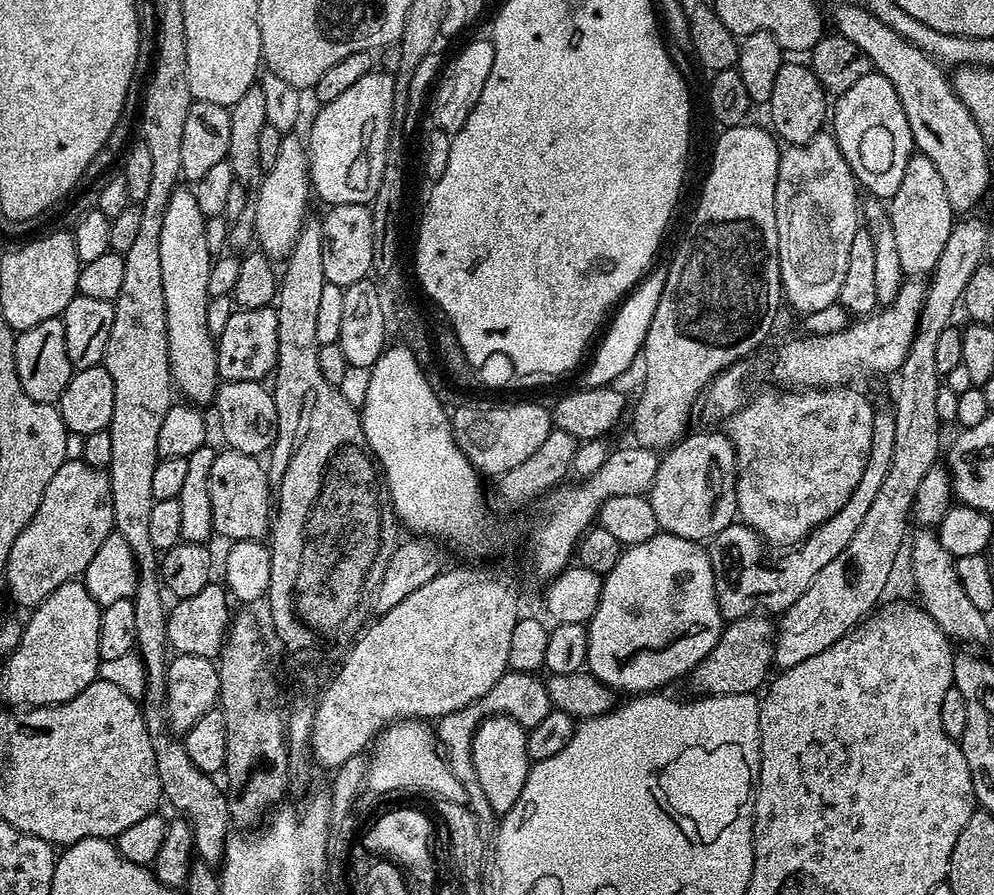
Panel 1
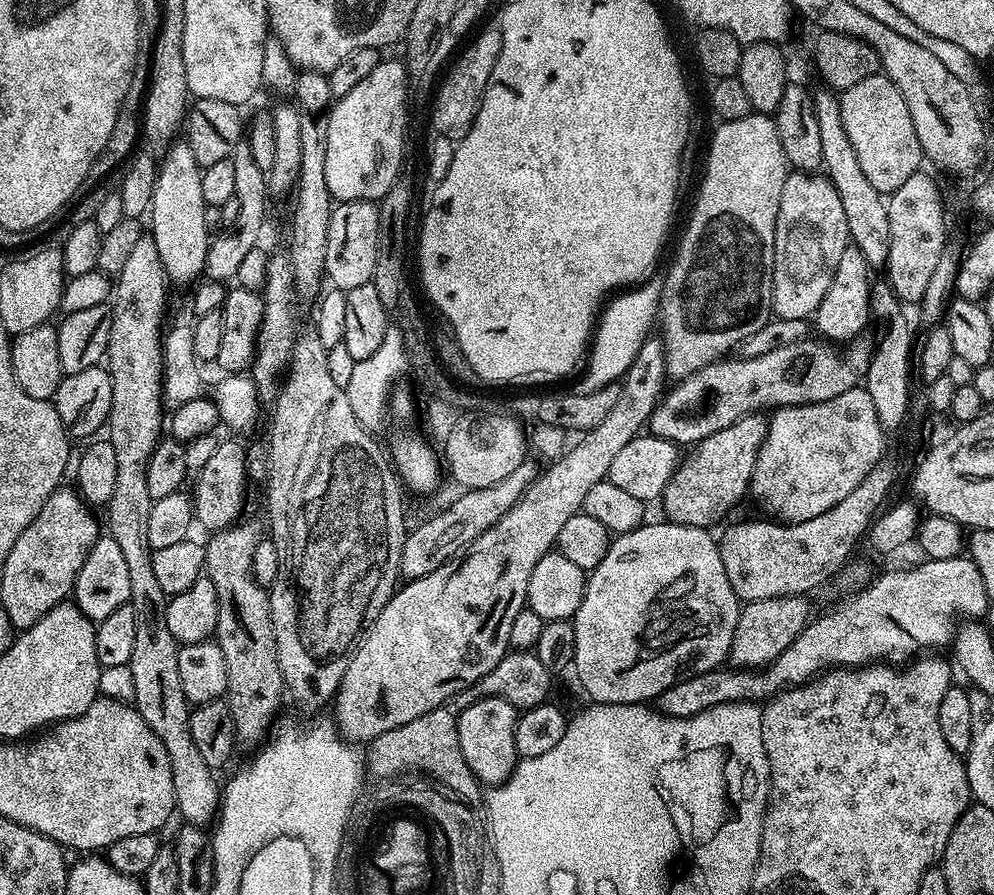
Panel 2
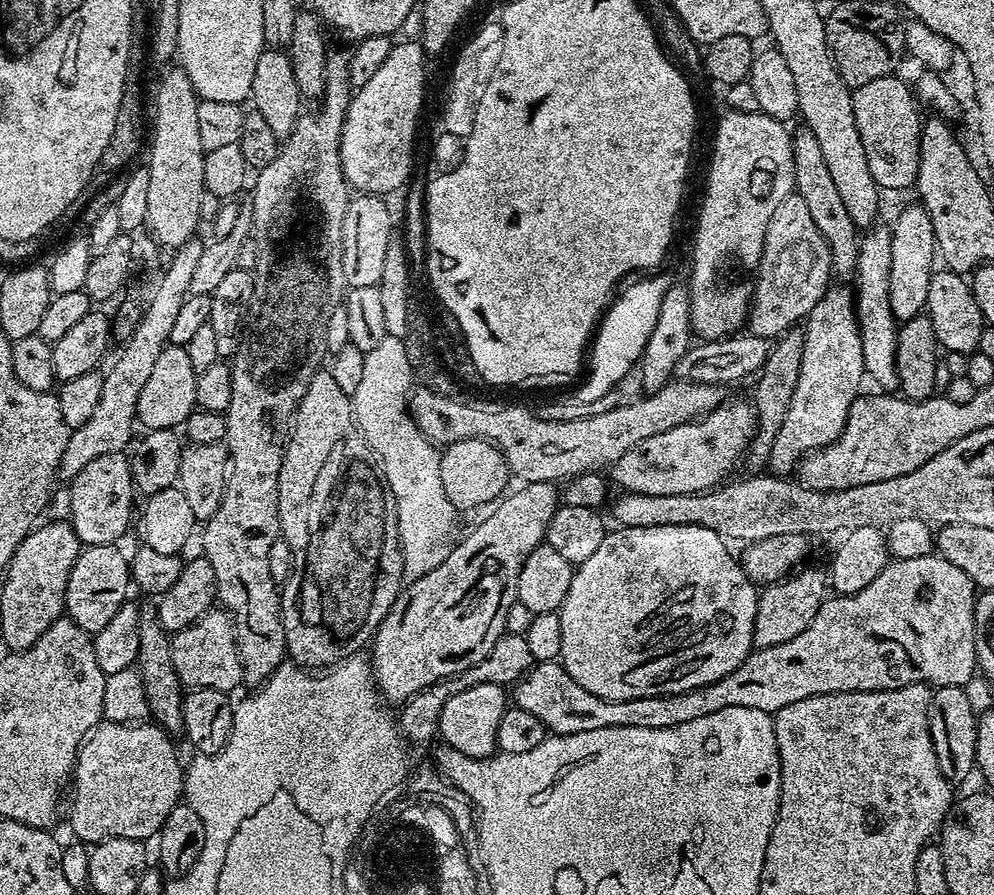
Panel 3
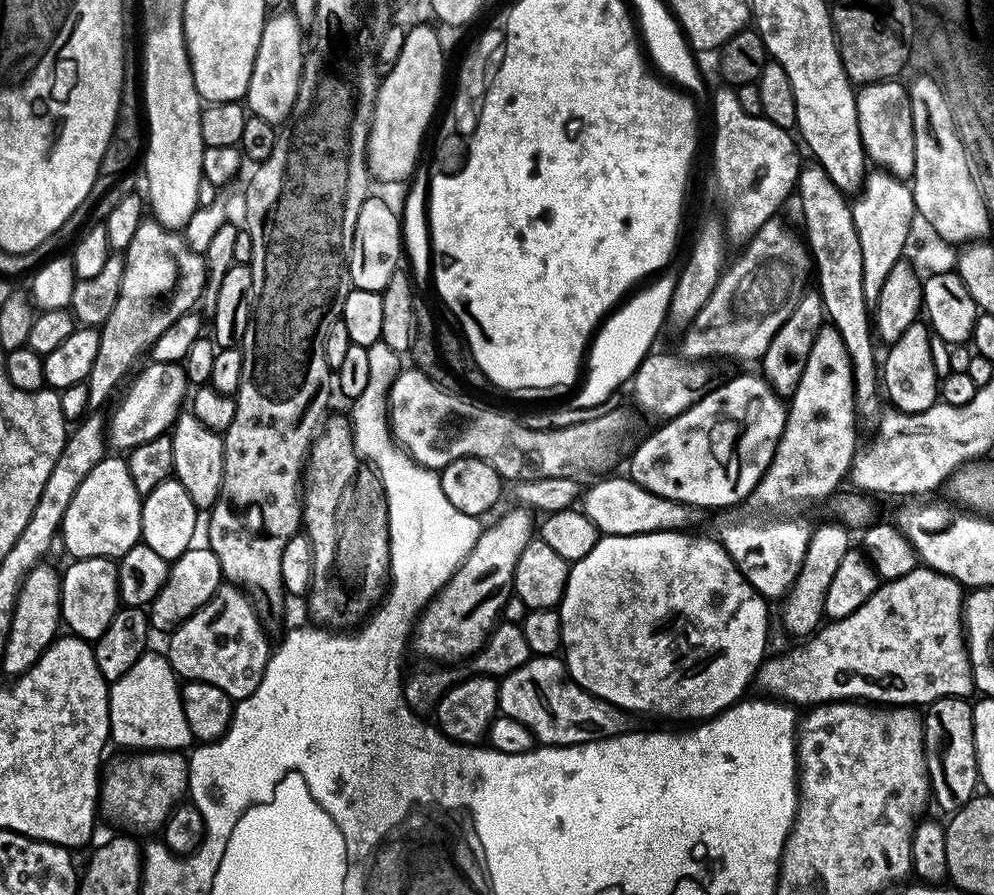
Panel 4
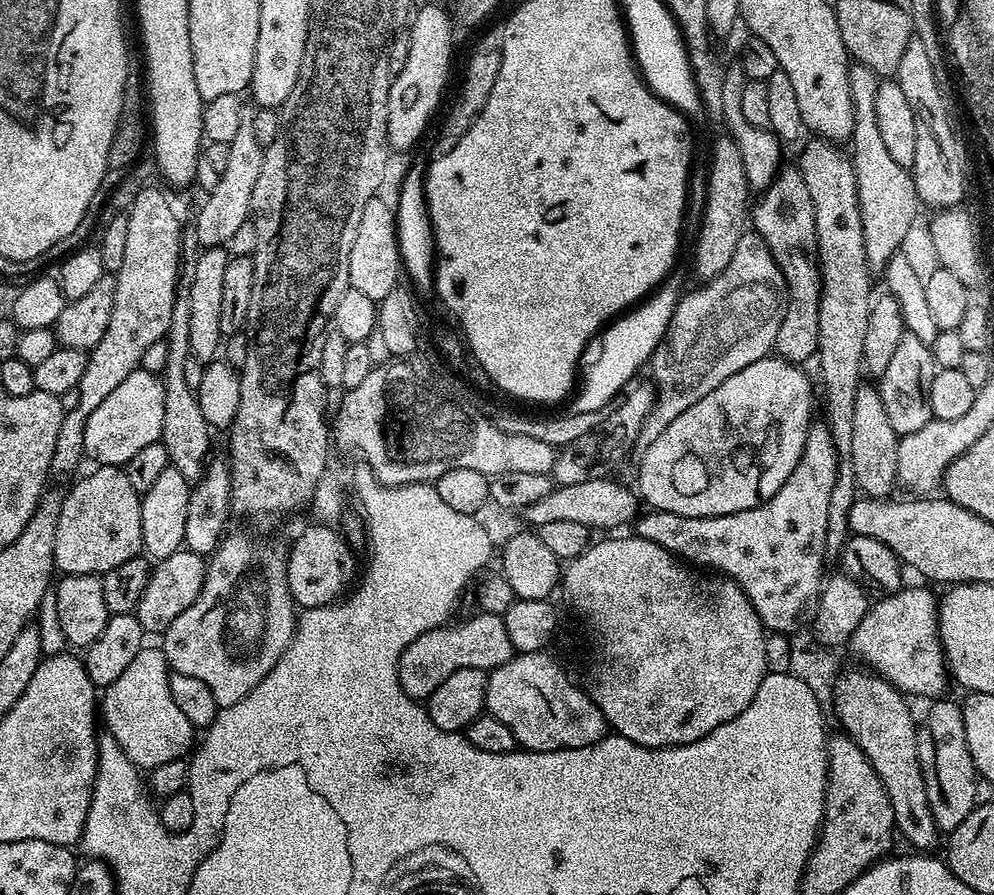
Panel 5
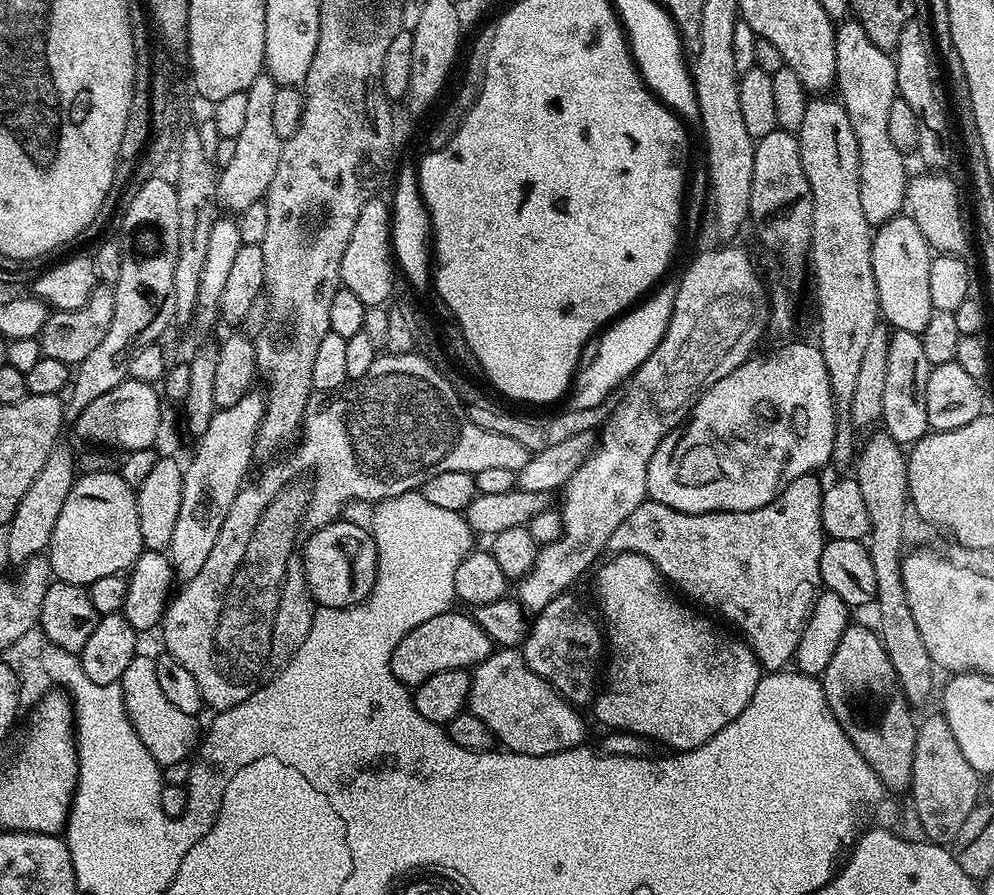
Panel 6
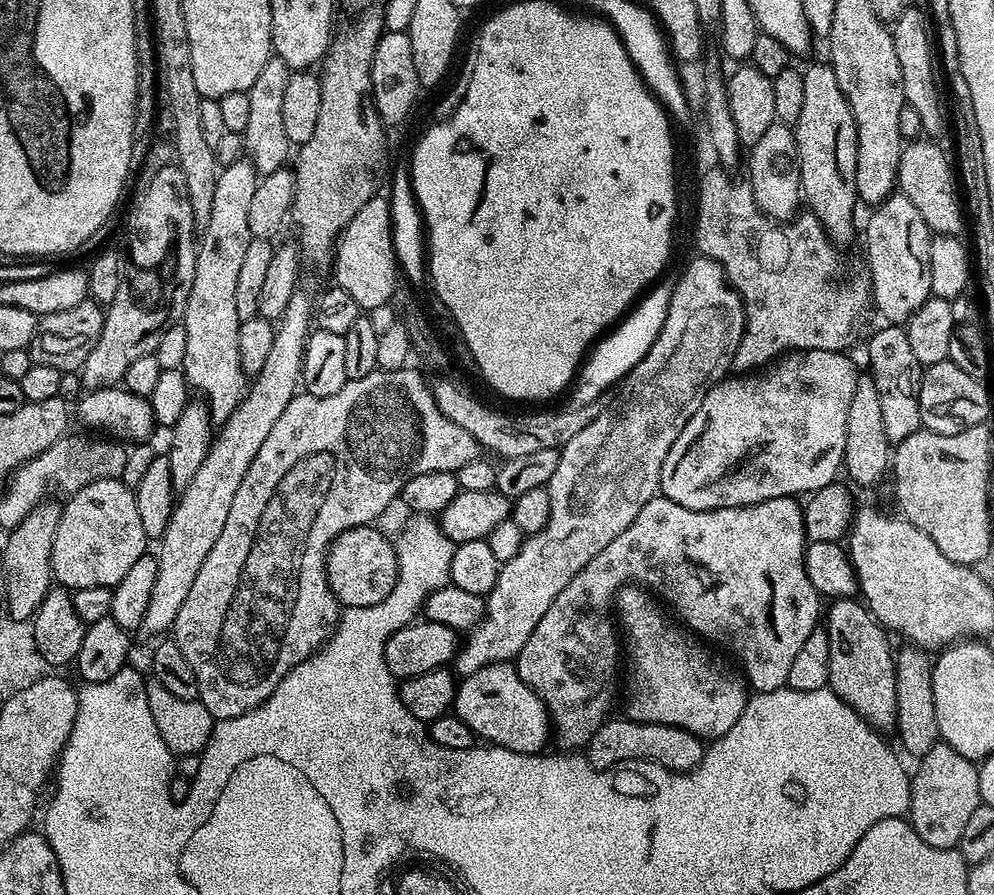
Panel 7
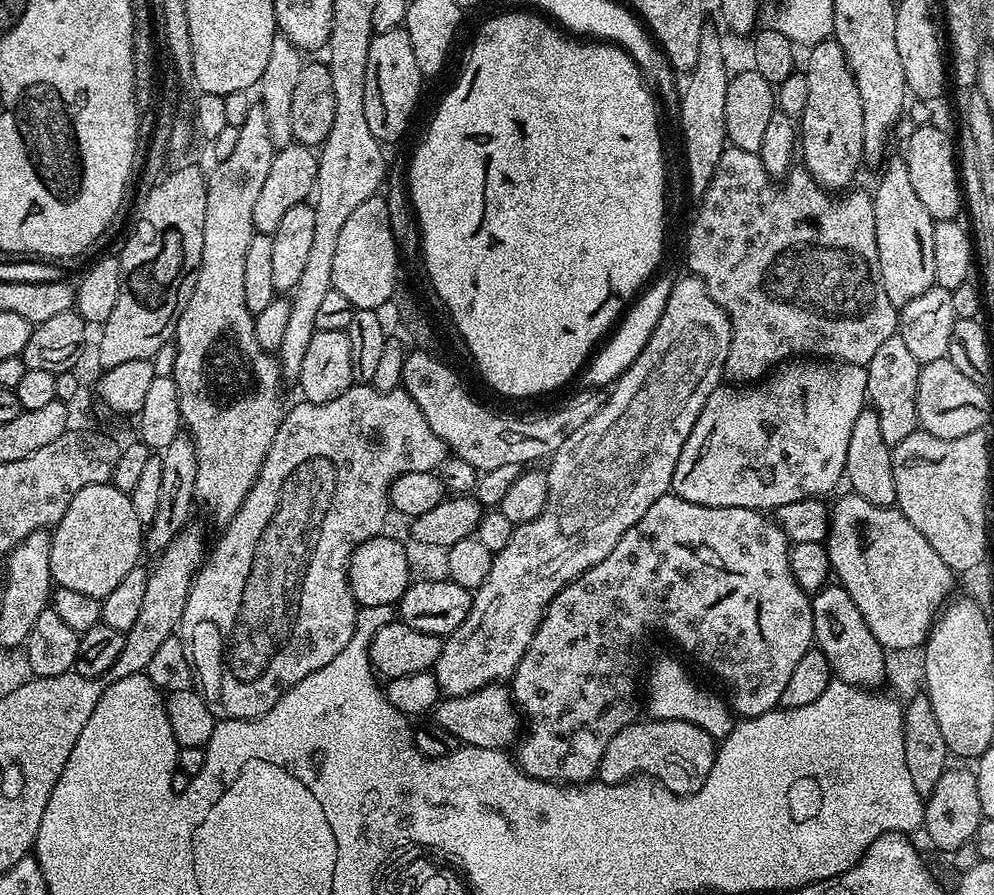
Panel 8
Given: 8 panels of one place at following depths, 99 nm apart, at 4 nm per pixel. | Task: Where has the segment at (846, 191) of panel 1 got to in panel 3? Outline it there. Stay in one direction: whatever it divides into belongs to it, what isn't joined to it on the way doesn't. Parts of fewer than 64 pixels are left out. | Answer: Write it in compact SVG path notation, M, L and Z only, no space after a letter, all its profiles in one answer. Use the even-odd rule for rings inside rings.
M797 194L782 198L778 202L778 210L770 218L770 226L766 230L766 242L762 250L760 265L754 273L754 291L752 294L752 307L750 309L751 319L760 320L763 316L800 316L807 318L810 310L824 297L824 292L830 286L833 279L832 255L828 249L826 238L815 226L810 216L809 207Z

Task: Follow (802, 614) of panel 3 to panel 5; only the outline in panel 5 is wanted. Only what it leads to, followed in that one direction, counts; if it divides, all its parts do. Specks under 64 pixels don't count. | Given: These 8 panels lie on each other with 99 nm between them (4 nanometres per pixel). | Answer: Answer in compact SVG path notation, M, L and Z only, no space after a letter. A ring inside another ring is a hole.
M812 138L800 156L798 167L802 178L806 178L806 190L810 190L810 198L816 207L816 236L820 247L820 310L818 314L818 361L820 360L820 378L824 382L824 398L828 402L828 417L826 423L832 431L834 450L840 465L834 478L834 490L830 494L830 514L828 515L828 533L824 542L825 553L838 554L848 541L850 529L848 515L850 506L858 498L854 466L850 454L850 441L854 427L854 394L858 394L858 386L862 382L862 367L864 364L864 335L866 322L870 318L870 310L874 303L872 296L873 273L866 262L866 246L862 234L862 218L858 206L858 182L854 174L849 153L843 147L837 146L831 140Z

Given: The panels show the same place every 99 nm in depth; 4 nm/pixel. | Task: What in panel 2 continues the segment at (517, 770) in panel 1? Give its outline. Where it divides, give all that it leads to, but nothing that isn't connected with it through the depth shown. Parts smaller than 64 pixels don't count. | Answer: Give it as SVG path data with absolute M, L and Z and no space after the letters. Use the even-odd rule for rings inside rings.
M497 696L475 700L458 718L458 746L462 746L462 758L470 766L477 781L489 780L495 786L514 771L518 763L514 746L514 726L518 710L510 702Z

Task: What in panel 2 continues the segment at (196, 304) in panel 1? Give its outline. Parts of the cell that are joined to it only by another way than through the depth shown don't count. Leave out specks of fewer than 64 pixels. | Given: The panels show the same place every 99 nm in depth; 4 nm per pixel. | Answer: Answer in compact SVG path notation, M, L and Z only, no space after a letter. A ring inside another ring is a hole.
M187 142L173 143L165 155L166 160L163 160L156 173L154 198L150 209L150 235L154 246L158 246L164 274L169 281L195 281L203 273L210 243L210 230L206 226L204 213L206 205L202 198L200 181L202 169L194 158L194 150L190 150Z

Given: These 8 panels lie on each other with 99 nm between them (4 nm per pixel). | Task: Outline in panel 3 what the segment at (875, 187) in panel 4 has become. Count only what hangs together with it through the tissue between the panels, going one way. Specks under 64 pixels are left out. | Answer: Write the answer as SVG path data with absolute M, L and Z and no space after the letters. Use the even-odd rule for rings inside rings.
M873 227L859 237L860 249L856 259L854 273L854 303L856 305L856 321L860 327L862 338L862 362L869 381L877 384L877 389L892 390L898 385L896 369L896 347L898 346L898 322L894 318L894 310L890 310L890 258L892 257L892 234L887 227Z

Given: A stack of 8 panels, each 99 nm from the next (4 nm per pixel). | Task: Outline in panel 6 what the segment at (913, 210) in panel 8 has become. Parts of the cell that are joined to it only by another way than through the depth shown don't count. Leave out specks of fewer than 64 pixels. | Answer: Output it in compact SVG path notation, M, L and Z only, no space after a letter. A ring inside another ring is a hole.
M906 214L879 225L873 235L871 268L878 288L881 317L895 331L919 335L932 317L934 309L930 302L929 284L931 257L932 250L925 242L925 236Z

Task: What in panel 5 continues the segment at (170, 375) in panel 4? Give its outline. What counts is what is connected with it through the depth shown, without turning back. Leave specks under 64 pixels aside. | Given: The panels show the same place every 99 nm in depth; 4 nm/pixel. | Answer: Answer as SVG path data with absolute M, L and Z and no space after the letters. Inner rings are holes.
M136 369L90 414L83 438L84 453L97 465L121 467L143 447L161 439L163 420L164 384L161 377L157 373Z

